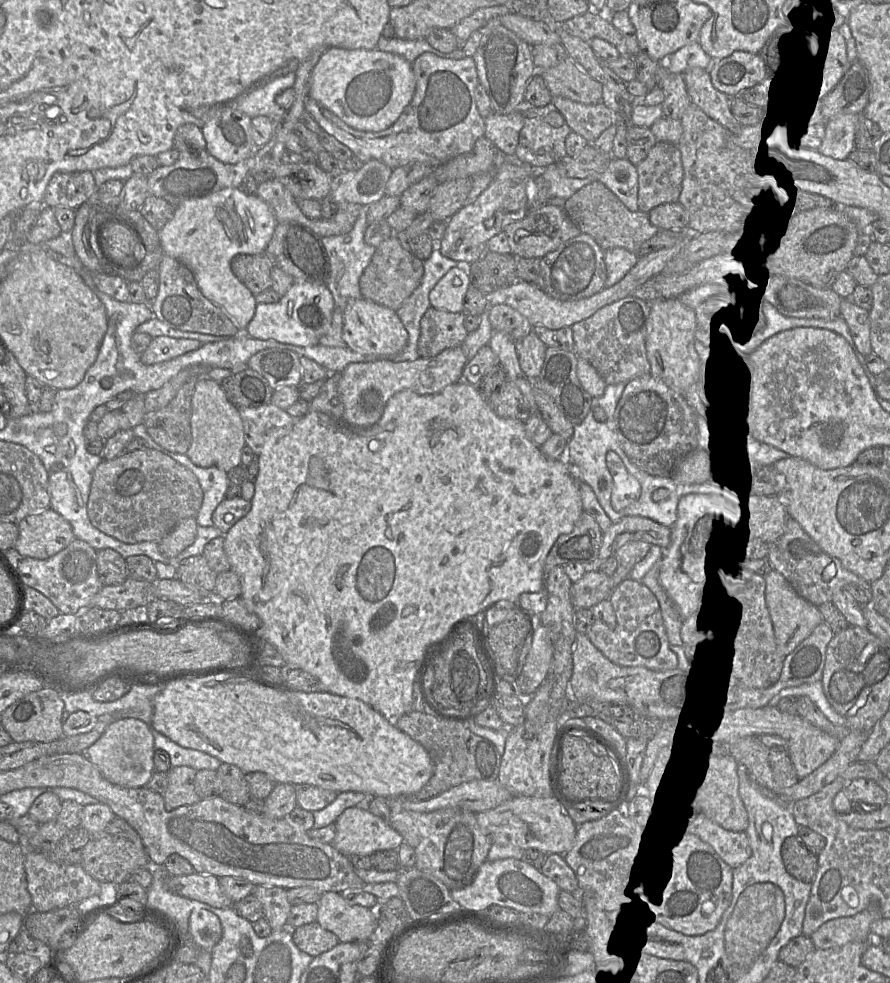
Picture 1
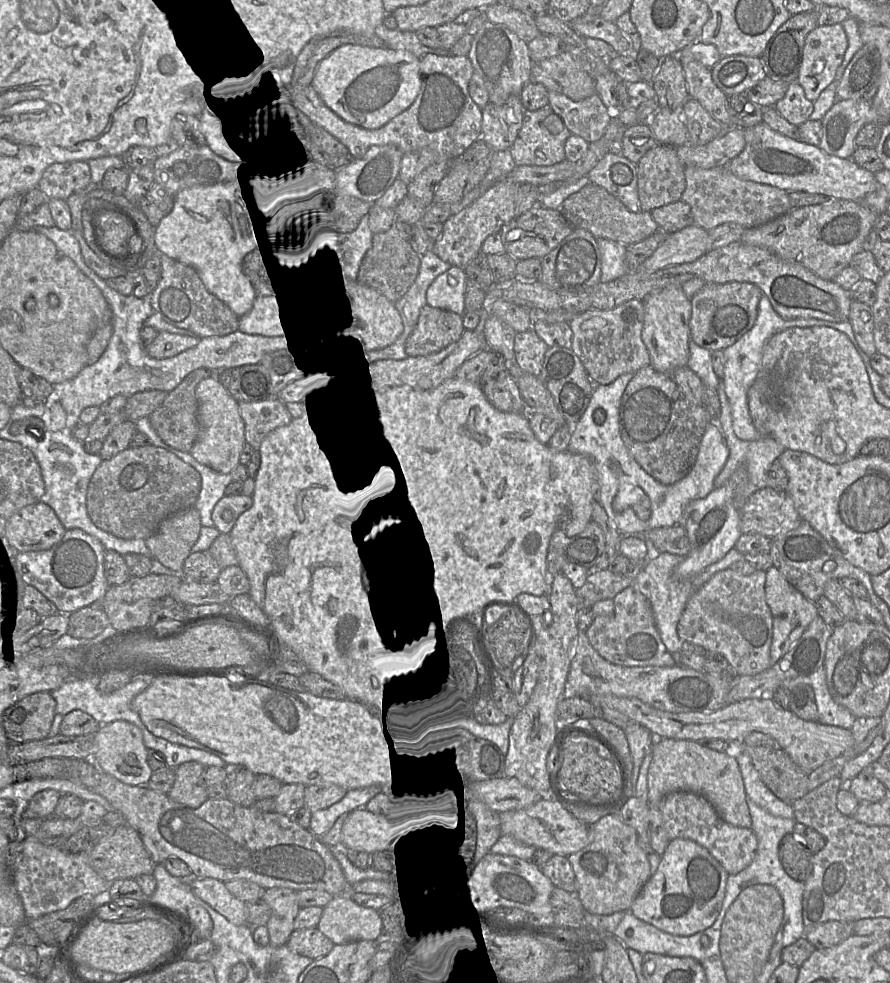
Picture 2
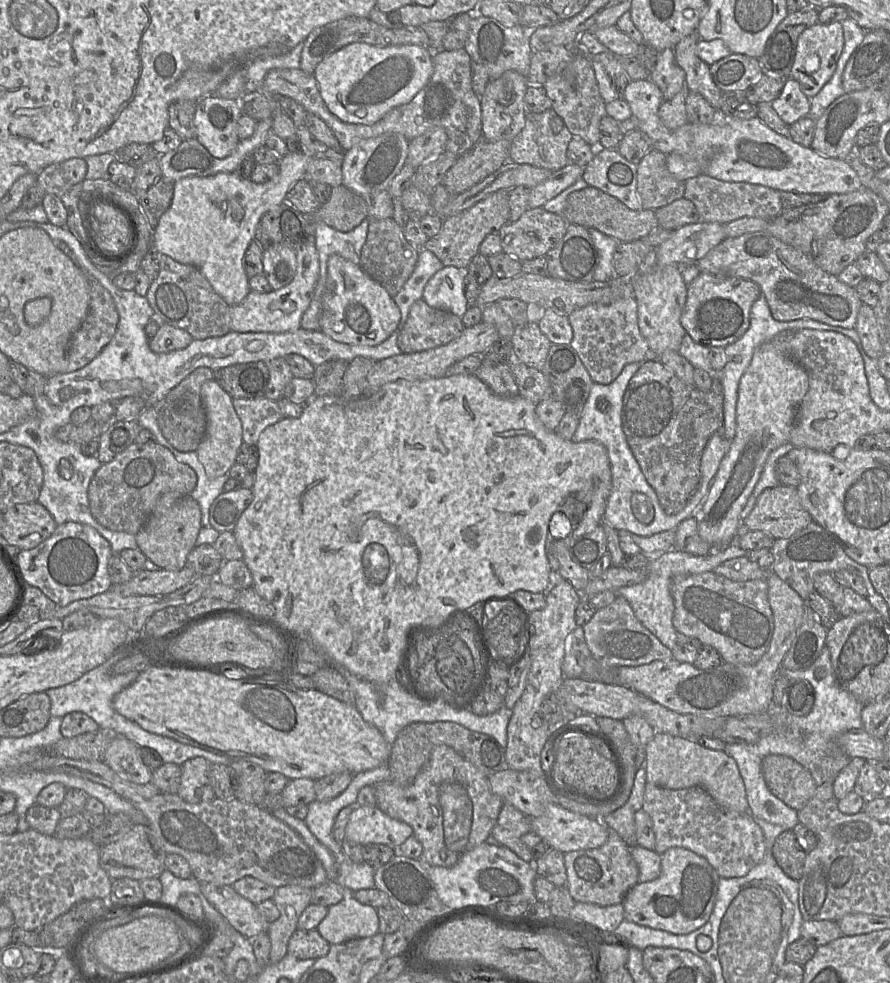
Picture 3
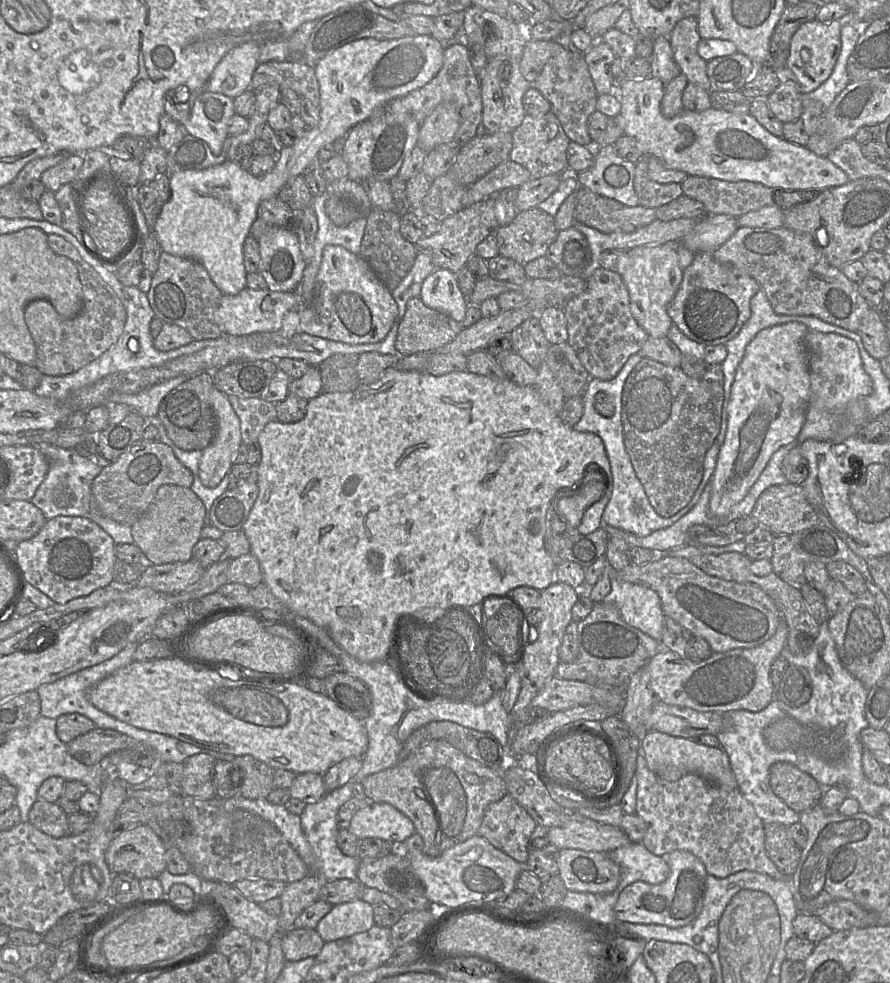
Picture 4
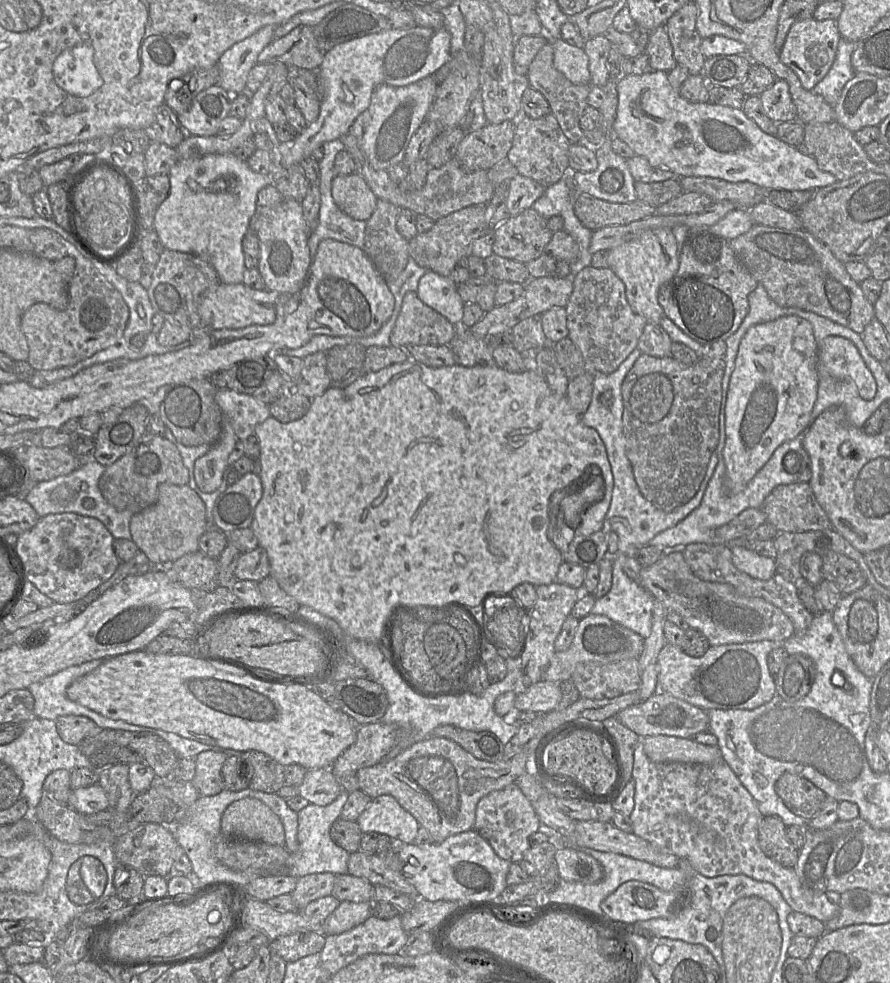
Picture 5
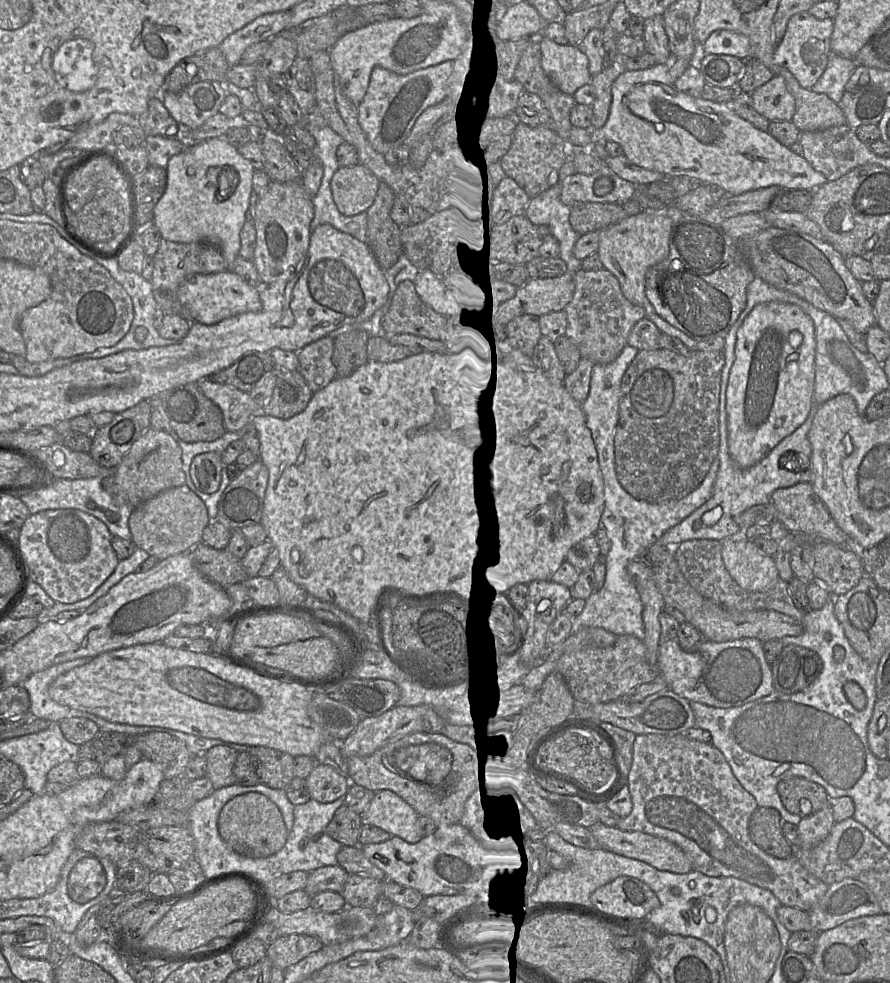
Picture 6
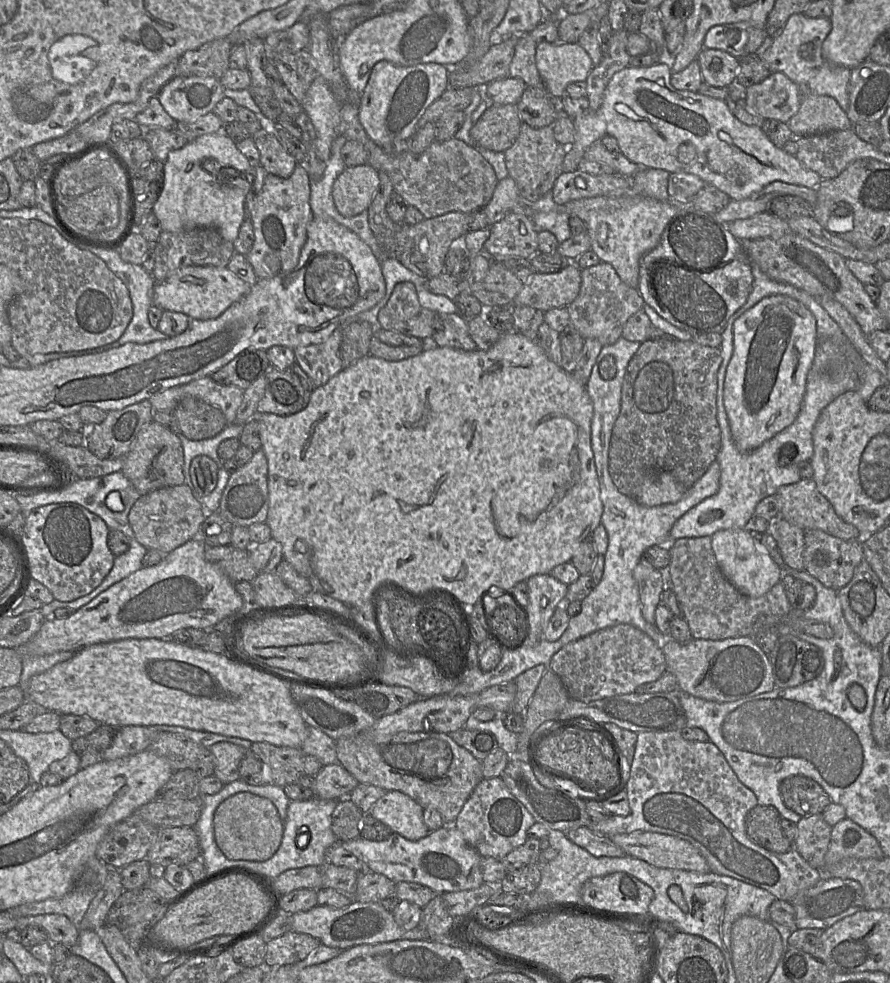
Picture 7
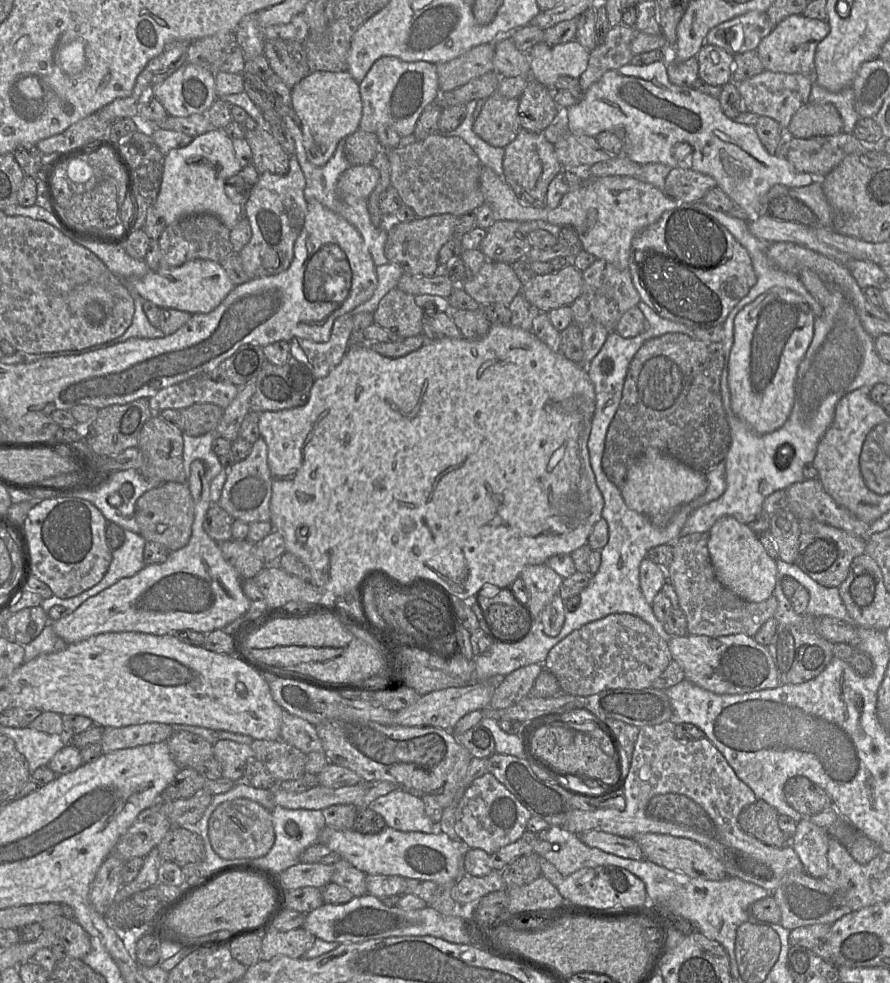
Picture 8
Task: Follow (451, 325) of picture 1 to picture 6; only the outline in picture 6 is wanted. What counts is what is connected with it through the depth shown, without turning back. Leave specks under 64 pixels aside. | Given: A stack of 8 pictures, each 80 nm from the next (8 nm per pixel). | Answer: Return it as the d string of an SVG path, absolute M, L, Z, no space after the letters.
M412 281L401 282L390 309L381 319L387 340L396 334L412 334L443 342L447 319L420 299Z

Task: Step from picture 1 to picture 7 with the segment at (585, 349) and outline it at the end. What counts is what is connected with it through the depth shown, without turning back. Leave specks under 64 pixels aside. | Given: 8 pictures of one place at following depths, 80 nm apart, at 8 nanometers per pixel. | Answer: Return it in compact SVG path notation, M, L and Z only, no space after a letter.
M604 262L581 270L581 287L576 299L567 307L570 326L584 339L596 339L602 346L612 345L622 337L630 316L643 310L645 302L636 288L626 285L614 268Z

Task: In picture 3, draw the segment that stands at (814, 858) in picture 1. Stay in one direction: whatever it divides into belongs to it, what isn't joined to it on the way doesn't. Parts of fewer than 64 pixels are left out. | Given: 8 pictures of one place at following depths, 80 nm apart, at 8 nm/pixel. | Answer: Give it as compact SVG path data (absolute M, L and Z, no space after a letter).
M785 830L776 838L773 856L787 876L794 880L802 877L807 852L792 830Z

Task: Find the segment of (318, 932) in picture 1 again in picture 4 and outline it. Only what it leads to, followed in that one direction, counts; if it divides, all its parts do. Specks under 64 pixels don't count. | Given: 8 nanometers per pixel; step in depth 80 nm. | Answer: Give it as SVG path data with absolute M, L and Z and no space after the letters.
M295 927L282 939L282 950L286 961L299 961L316 957L326 942L316 929Z

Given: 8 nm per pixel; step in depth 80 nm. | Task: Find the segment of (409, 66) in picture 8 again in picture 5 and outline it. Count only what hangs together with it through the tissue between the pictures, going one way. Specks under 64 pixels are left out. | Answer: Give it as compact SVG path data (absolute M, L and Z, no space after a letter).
M428 76L406 86L382 84L375 88L368 108L356 118L349 130L374 169L387 171L402 162L412 135L427 118L438 86L435 77Z

